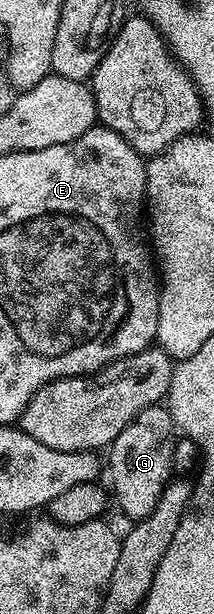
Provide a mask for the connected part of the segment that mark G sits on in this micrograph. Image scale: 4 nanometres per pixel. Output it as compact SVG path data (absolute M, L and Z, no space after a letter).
M167 406L147 407L138 413L138 417L134 417L134 421L130 421L130 425L126 425L126 429L122 429L122 433L118 433L112 446L107 448L106 467L112 470L110 491L115 506L116 503L120 506L121 513L128 521L147 517L154 509L162 489L173 478L172 450L176 447L176 439L172 431L174 424Z

